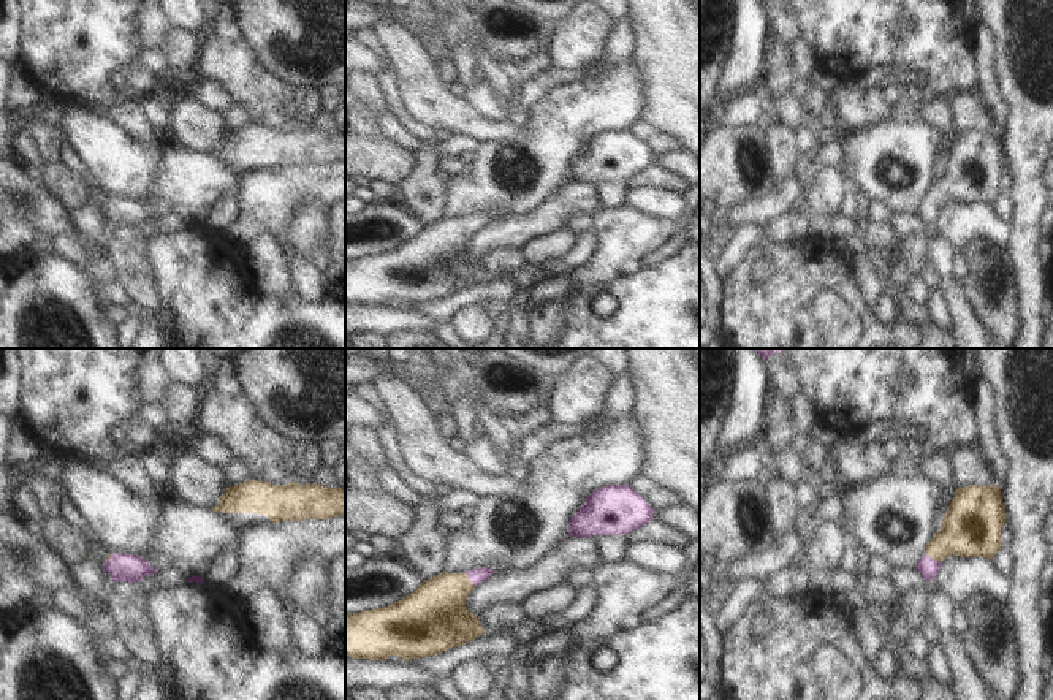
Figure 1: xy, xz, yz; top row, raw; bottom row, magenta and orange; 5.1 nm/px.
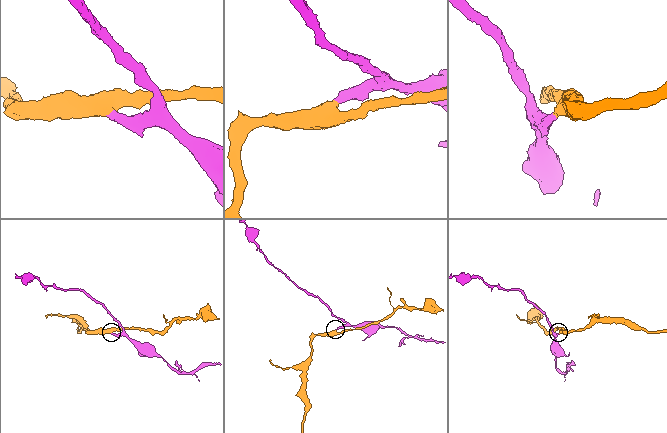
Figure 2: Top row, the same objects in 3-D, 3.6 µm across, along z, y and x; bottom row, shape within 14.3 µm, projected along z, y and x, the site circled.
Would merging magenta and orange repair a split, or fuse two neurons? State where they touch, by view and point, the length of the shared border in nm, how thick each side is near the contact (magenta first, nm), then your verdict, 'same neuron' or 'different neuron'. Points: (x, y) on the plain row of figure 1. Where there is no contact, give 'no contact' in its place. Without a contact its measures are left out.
meets magenta in yz at (933, 205); contact 100 nm long; 100 nm thick on the magenta side, 300 nm on the other; same neuron

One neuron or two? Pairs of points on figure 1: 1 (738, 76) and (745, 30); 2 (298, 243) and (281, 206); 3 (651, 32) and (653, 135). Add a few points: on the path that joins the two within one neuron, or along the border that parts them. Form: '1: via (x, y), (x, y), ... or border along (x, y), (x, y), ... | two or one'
1: via (745, 65), (745, 41) | one
2: border along (320, 201), (301, 201), (285, 232), (277, 239) | two
3: border along (638, 119), (665, 132), (680, 148) | two

